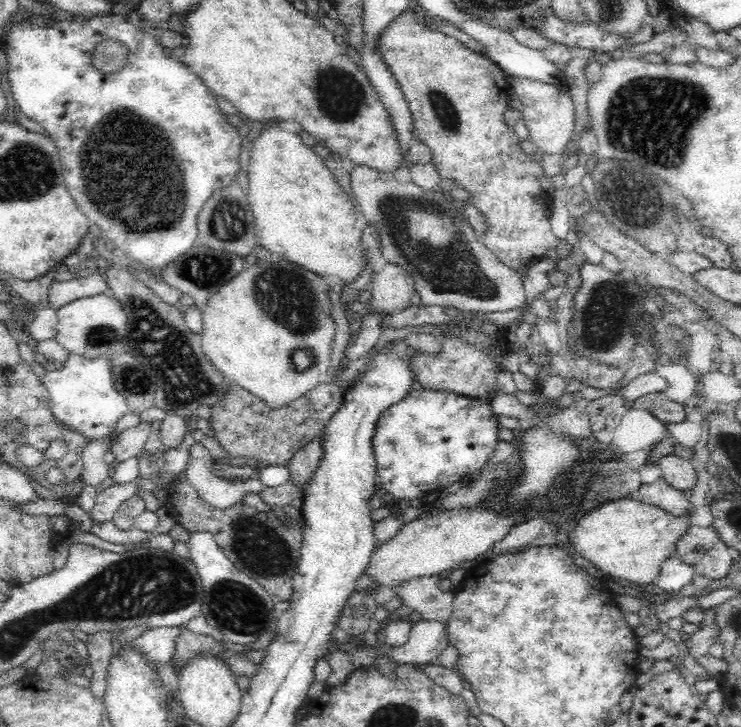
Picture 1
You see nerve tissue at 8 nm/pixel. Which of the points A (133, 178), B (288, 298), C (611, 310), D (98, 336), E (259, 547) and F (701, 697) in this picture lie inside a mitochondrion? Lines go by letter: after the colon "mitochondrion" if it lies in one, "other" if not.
A: mitochondrion
B: mitochondrion
C: mitochondrion
D: mitochondrion
E: mitochondrion
F: other

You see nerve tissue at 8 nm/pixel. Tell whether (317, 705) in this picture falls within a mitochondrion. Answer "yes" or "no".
no

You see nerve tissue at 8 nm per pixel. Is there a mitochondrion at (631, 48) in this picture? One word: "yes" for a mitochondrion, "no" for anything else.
no

